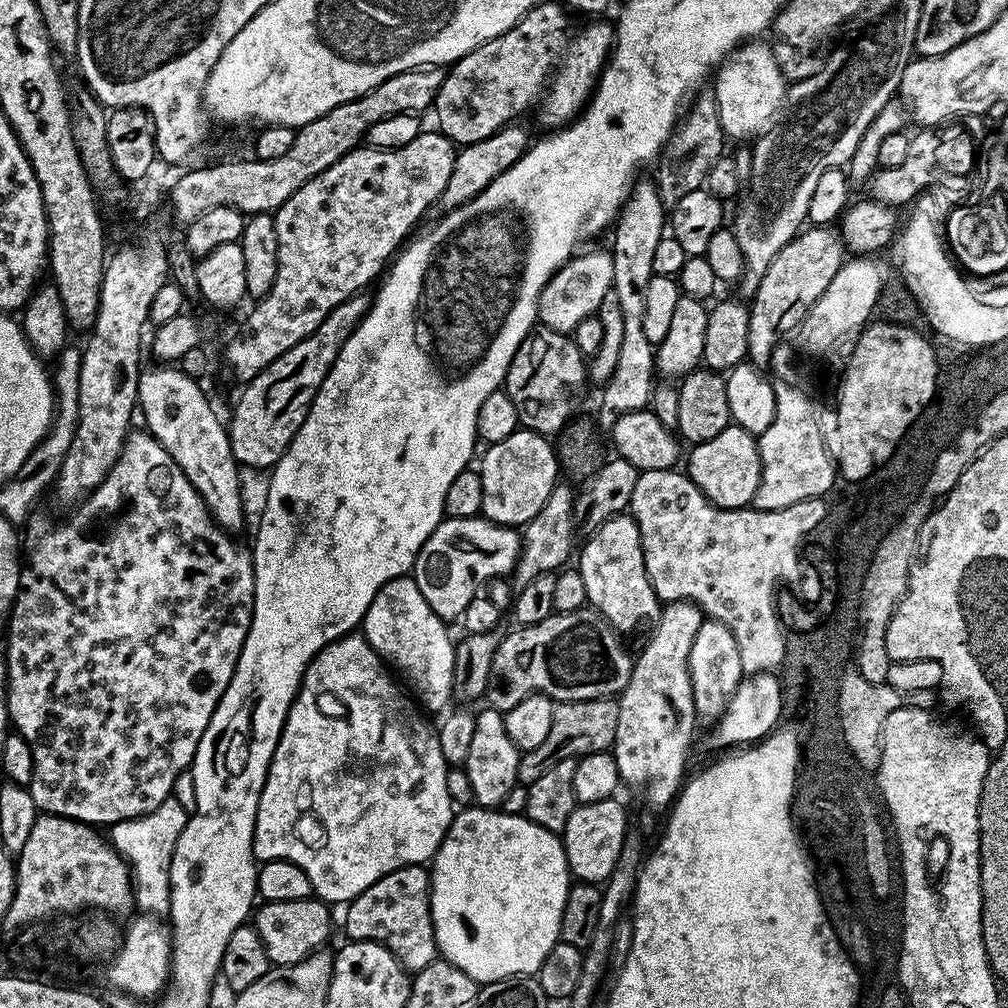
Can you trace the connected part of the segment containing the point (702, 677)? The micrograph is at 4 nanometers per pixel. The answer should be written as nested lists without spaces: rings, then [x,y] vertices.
[[[711,618],[705,619],[694,638],[688,669],[697,717],[701,721],[719,720],[724,714],[724,707],[732,701],[737,686],[746,676],[742,658],[738,654],[738,642],[734,642],[734,634],[730,634],[726,625]]]

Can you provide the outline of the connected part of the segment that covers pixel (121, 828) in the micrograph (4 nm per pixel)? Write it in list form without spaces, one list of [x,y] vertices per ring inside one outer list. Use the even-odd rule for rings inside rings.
[[[169,798],[154,810],[129,820],[111,825],[110,843],[119,852],[121,858],[128,863],[132,874],[132,891],[134,904],[141,913],[151,914],[156,918],[168,916],[170,910],[170,862],[174,858],[174,846],[178,842],[178,834],[186,826],[190,812],[186,807]]]

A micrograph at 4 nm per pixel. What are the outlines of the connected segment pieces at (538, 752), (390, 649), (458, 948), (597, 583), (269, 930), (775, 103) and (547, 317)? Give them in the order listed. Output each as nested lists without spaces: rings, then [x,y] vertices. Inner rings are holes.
[[[565,699],[557,703],[552,710],[550,731],[546,739],[534,750],[523,753],[518,766],[517,781],[527,786],[538,782],[550,766],[558,766],[563,760],[576,760],[586,754],[595,752],[607,752],[611,749],[614,738],[618,734],[618,710],[619,703],[615,699],[607,700],[570,700]]]
[[[411,575],[386,582],[386,586],[374,594],[374,602],[370,602],[370,610],[366,610],[364,615],[362,634],[368,645],[393,669],[400,668],[401,674],[408,679],[407,687],[414,696],[416,691],[415,699],[429,713],[443,713],[452,700],[456,650],[454,640],[448,637],[448,628],[449,625],[430,610],[426,598],[422,598],[422,590],[418,590]]]
[[[471,806],[465,812],[457,811],[452,818],[452,825],[448,827],[444,841],[436,855],[430,861],[430,879],[432,882],[432,921],[434,922],[434,934],[439,955],[448,960],[458,970],[470,974],[470,978],[476,980],[477,985],[483,986],[495,980],[505,980],[508,976],[527,976],[536,974],[543,964],[543,960],[551,952],[560,939],[560,923],[562,922],[562,906],[566,906],[566,894],[570,887],[570,873],[566,854],[564,853],[564,841],[559,835],[542,826],[538,826],[527,816],[521,814],[515,816],[503,810],[494,808],[482,808]]]
[[[631,515],[610,518],[587,537],[584,549],[579,549],[578,567],[582,582],[586,582],[588,604],[595,608],[617,633],[632,632],[635,628],[651,629],[660,618],[662,601],[652,589],[644,565],[644,551],[640,545],[640,531]]]
[[[319,898],[261,903],[254,912],[254,927],[266,946],[269,961],[276,966],[287,966],[302,962],[312,952],[321,951],[332,932],[332,916],[328,911],[329,905]]]
[[[760,42],[741,44],[724,61],[718,72],[720,78],[714,86],[724,135],[729,141],[744,140],[752,135],[755,137],[781,111],[786,100],[786,72],[782,64],[779,64],[781,61],[777,53],[773,49],[772,53],[764,44],[756,43]]]
[[[611,251],[584,252],[573,255],[549,278],[540,295],[538,320],[543,327],[552,328],[565,334],[575,333],[582,318],[597,315],[602,298],[612,291],[614,262]],[[581,255],[581,256],[580,256]]]

